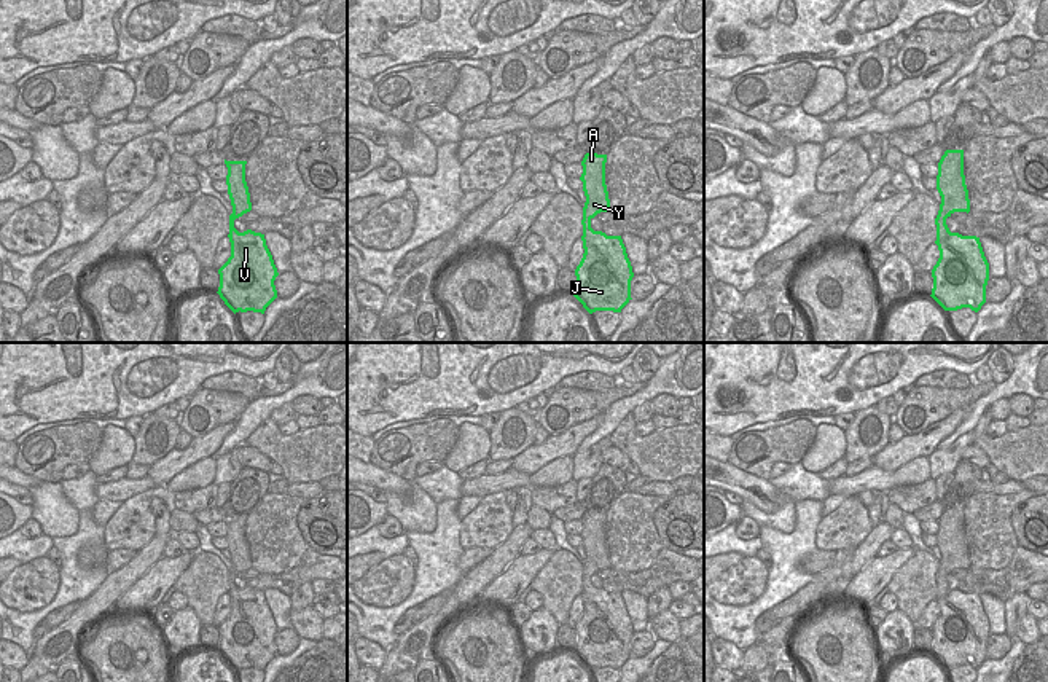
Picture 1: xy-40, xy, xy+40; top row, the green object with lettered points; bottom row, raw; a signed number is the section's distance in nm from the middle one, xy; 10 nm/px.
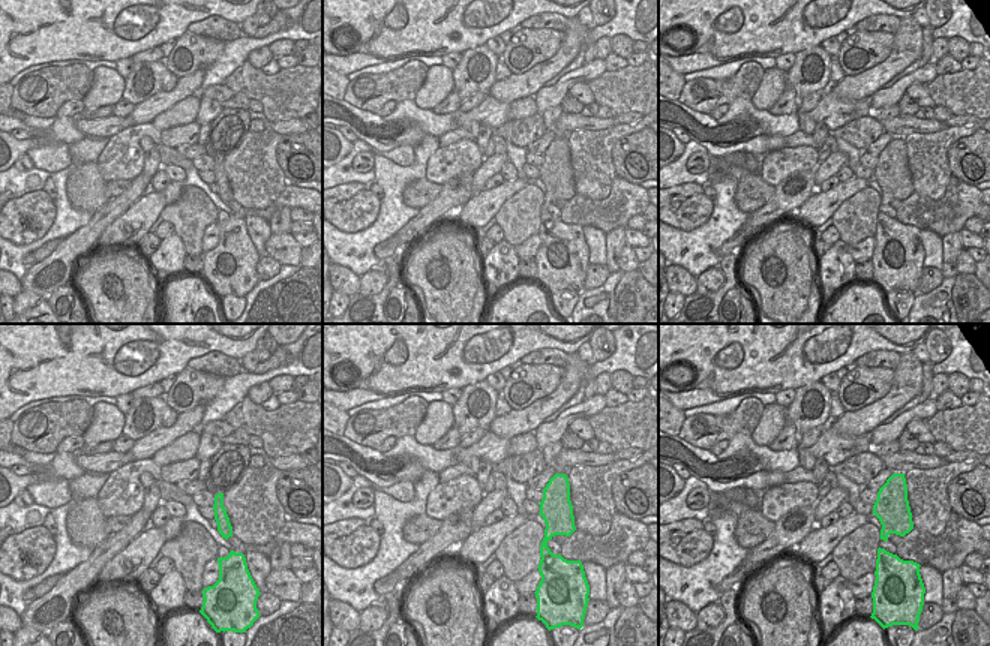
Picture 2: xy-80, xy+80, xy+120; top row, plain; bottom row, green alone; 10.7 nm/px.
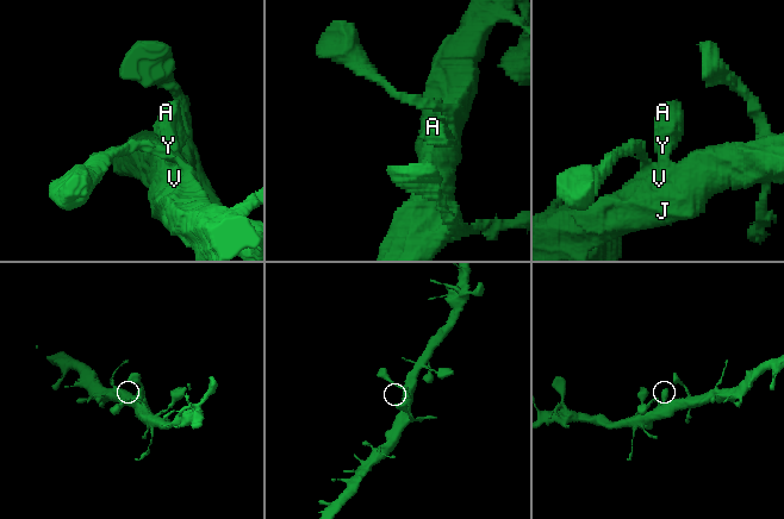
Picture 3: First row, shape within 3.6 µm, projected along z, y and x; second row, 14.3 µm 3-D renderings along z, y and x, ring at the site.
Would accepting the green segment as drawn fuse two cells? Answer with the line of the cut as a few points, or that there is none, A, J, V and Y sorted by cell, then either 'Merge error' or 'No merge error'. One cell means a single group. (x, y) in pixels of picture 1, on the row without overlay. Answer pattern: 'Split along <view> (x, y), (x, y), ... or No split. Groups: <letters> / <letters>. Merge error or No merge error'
No split. Groups: A J V Y. No merge error

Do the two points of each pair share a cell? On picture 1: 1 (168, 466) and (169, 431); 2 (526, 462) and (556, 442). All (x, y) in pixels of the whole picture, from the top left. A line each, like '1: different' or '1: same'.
1: different
2: same

